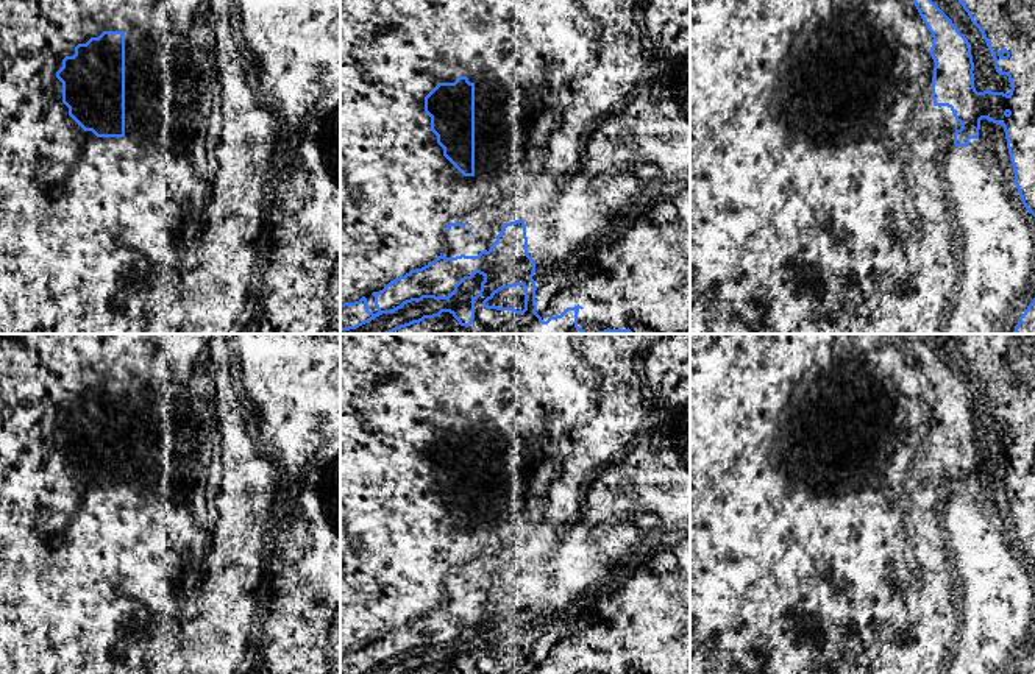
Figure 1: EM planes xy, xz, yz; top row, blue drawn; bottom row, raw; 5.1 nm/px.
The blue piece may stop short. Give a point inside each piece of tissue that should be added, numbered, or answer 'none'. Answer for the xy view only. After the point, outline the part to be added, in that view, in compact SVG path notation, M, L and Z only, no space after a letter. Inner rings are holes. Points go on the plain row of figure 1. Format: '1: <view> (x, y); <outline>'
none

